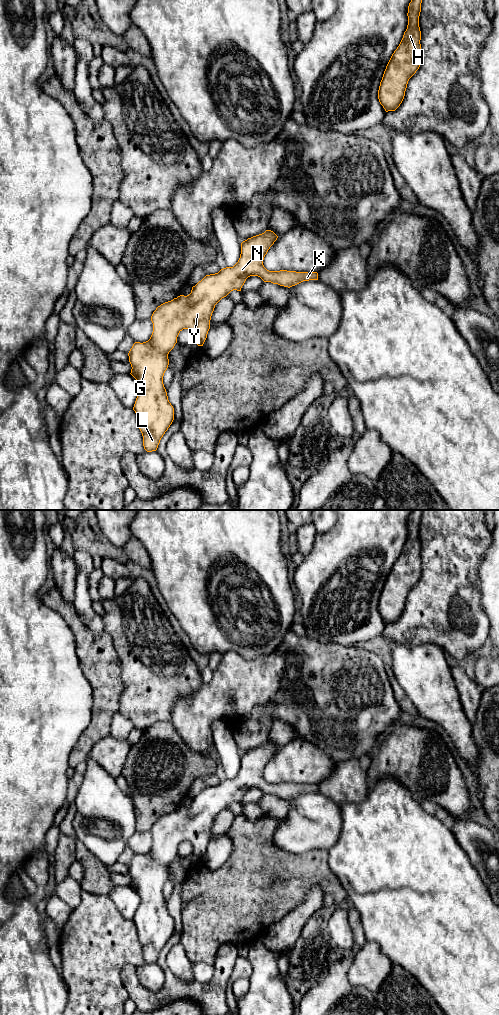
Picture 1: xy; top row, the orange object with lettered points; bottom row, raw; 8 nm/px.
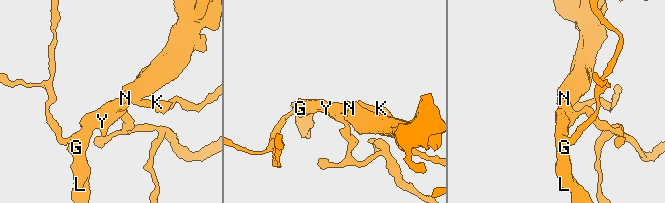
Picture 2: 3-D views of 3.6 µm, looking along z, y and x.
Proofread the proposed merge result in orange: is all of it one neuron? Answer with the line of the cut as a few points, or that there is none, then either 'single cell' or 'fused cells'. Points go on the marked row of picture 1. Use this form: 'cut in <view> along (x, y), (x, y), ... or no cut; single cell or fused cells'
no cut; single cell

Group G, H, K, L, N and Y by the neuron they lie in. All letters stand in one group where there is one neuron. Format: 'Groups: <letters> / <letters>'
Groups: G H K L N Y

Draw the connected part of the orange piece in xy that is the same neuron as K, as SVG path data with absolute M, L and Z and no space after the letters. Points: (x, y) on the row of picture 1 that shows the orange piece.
M266 230L262 234L243 241L240 258L233 267L226 267L218 273L206 275L192 287L189 295L180 295L158 306L151 316L153 332L150 339L143 343L135 342L133 344L128 353L132 367L130 374L136 379L140 389L133 410L136 413L139 429L143 436L143 446L147 452L157 450L161 438L174 420L174 408L168 400L163 376L169 365L168 354L177 343L179 333L183 329L189 329L193 333L194 342L198 346L203 346L210 329L210 320L215 305L231 291L241 291L246 279L250 276L258 276L264 282L288 288L303 281L318 280L317 272L269 271L264 267L264 257L277 238L278 236L273 231Z

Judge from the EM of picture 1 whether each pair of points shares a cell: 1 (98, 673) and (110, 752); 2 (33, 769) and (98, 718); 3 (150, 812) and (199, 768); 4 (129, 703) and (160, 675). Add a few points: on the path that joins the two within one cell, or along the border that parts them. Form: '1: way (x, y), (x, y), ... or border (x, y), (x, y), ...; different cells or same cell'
1: border (109, 734), (100, 739), (90, 750); different cells
2: border (92, 704), (91, 721), (74, 747); different cells
3: way (162, 800), (187, 777); same cell
4: way (137, 698), (152, 683); same cell

